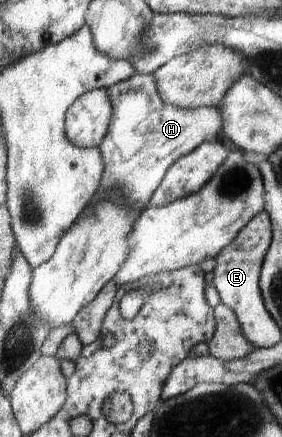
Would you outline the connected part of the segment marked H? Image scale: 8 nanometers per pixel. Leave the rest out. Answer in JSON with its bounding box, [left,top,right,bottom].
[87,73,226,209]

